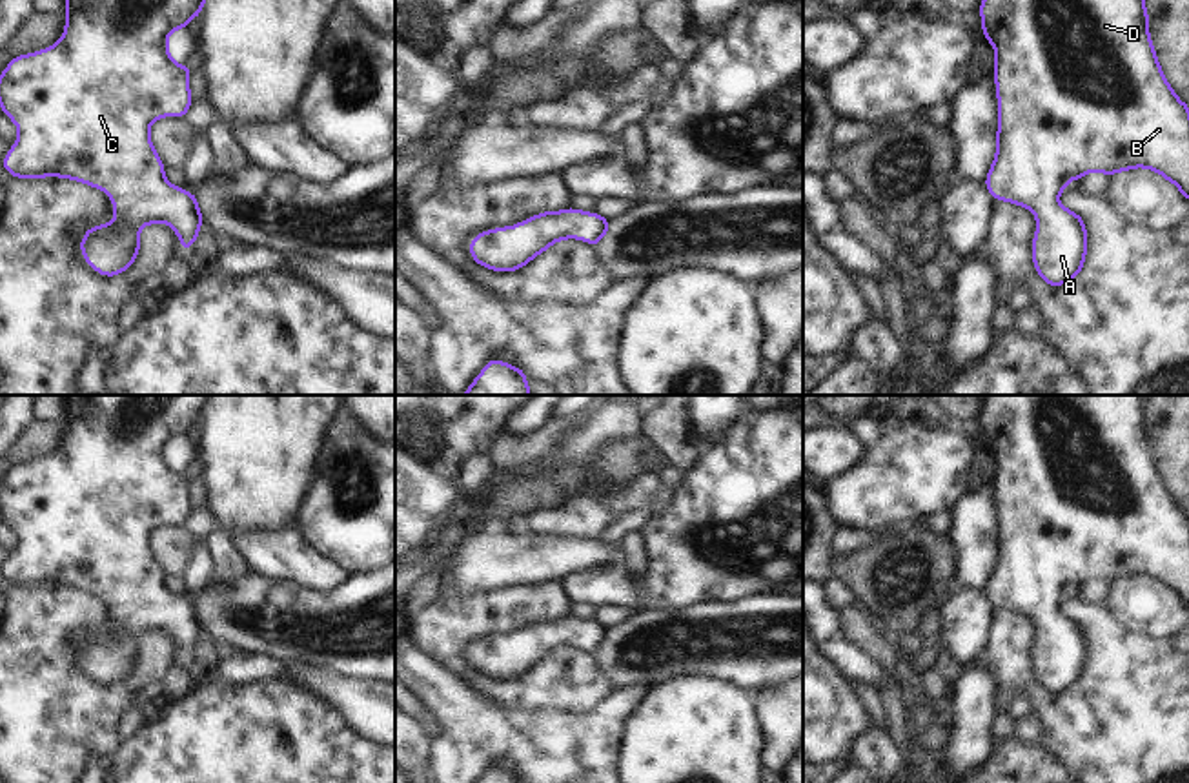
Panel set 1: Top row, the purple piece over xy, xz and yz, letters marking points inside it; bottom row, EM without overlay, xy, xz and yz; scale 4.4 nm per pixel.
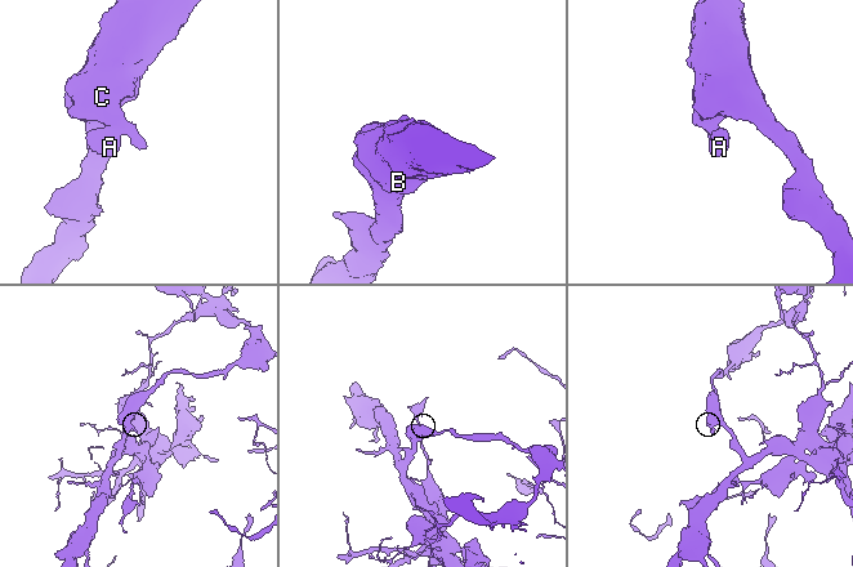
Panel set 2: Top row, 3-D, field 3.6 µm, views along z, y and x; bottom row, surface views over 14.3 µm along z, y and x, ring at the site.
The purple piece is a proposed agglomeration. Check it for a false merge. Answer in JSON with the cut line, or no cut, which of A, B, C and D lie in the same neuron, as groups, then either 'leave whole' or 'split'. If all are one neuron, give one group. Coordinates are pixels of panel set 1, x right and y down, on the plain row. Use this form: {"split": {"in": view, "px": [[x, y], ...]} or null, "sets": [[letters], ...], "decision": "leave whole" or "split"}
{"split": null, "sets": [["A", "B", "C", "D"]], "decision": "leave whole"}

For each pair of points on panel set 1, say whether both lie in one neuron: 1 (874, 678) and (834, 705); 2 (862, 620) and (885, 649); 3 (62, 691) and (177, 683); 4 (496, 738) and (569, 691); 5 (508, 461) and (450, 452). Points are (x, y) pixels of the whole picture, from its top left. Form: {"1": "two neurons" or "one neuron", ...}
{"1": "two neurons", "2": "one neuron", "3": "two neurons", "4": "two neurons", "5": "two neurons"}

